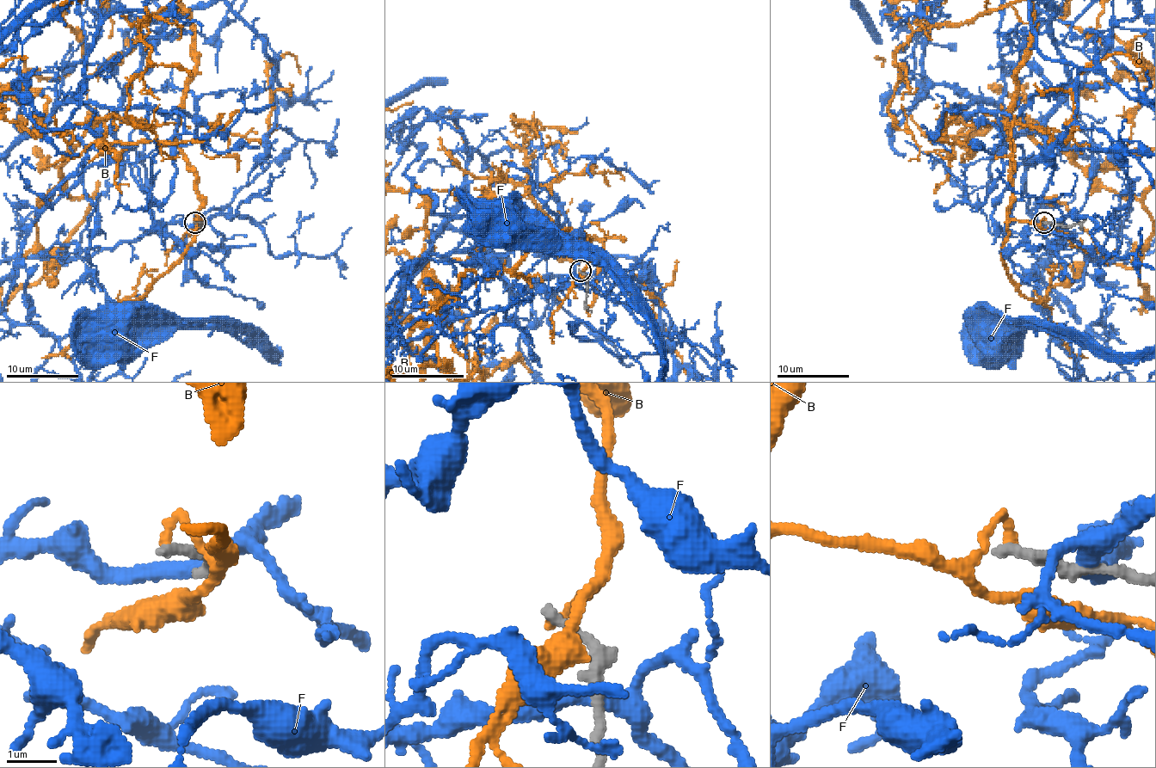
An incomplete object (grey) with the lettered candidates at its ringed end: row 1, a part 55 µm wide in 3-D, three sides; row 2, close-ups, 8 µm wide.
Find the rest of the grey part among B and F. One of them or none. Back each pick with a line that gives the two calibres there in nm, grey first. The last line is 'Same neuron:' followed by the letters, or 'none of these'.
Same neuron: none of these

